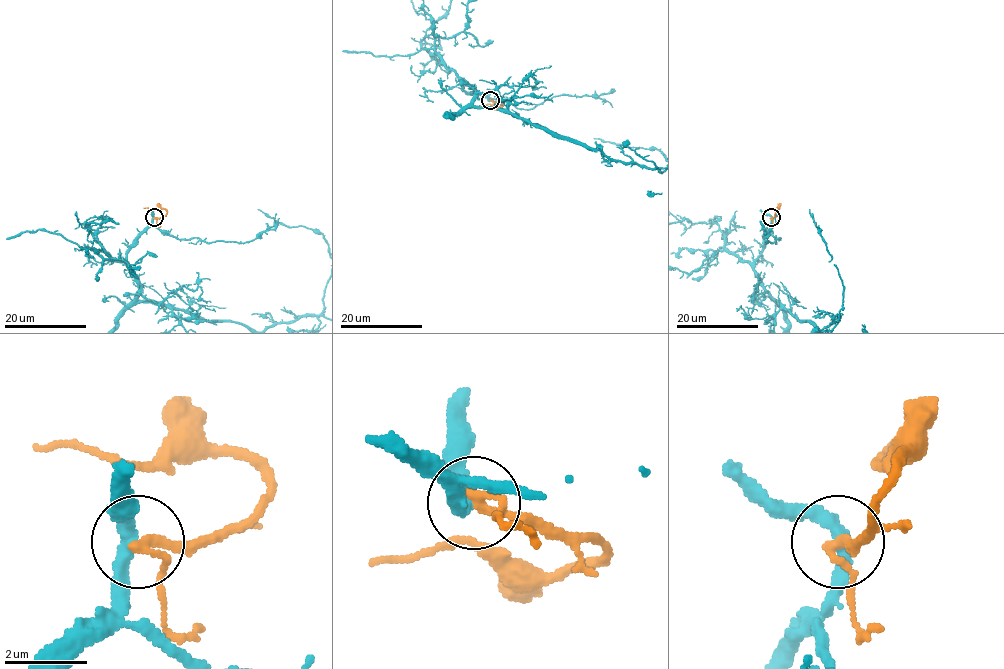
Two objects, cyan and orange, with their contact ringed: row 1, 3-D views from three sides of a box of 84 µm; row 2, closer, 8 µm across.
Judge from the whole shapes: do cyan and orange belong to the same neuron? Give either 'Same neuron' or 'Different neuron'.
Different neuron

